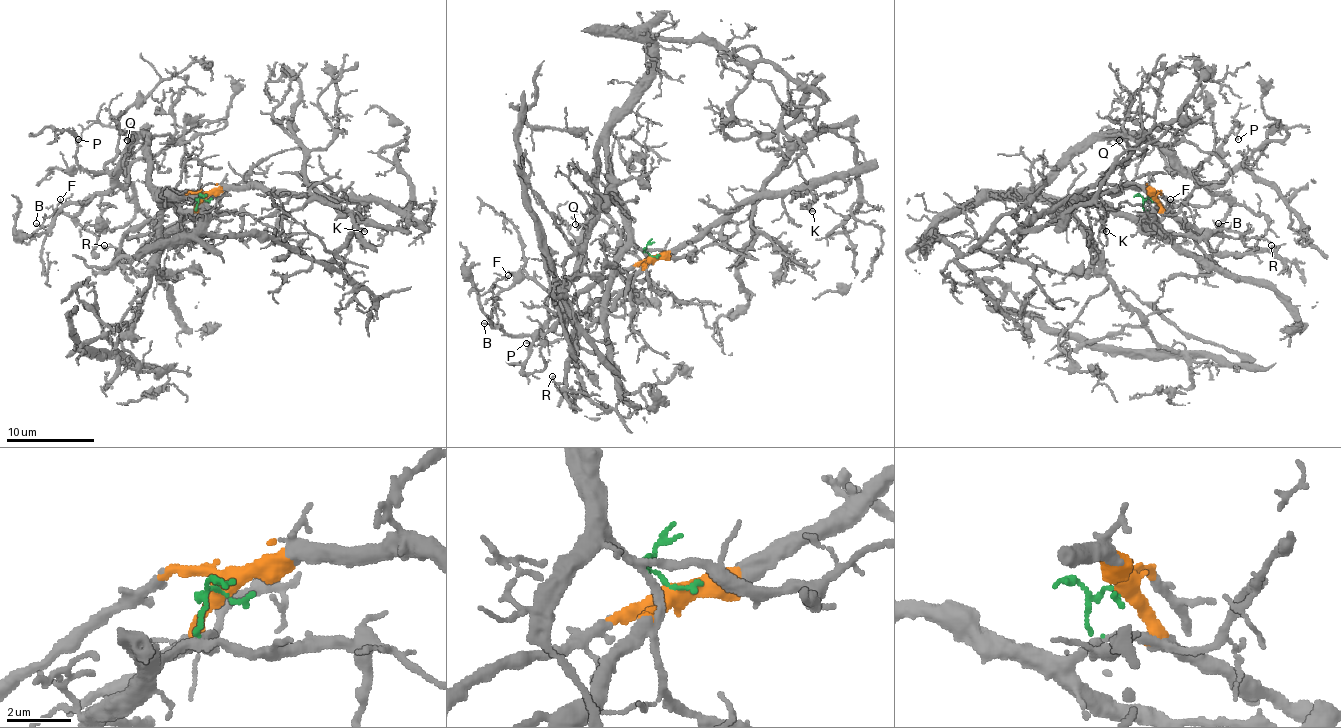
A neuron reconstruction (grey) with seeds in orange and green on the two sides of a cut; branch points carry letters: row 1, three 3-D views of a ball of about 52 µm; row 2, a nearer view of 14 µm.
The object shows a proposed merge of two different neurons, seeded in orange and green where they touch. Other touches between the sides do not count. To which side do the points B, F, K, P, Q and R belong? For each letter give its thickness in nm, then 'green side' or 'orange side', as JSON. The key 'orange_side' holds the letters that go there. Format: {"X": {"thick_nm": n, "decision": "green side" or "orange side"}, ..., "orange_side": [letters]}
{"B": {"thick_nm": 120, "decision": "green side"}, "F": {"thick_nm": 100, "decision": "green side"}, "K": {"thick_nm": 170, "decision": "orange side"}, "P": {"thick_nm": 120, "decision": "green side"}, "Q": {"thick_nm": 90, "decision": "green side"}, "R": {"thick_nm": 240, "decision": "orange side"}, "orange_side": ["K", "R"]}

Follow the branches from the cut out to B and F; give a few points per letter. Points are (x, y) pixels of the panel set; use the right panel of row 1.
B: (1151, 196), (1135, 216), (1053, 201), (1040, 190), (1095, 141), (1153, 139), (1230, 203), (1217, 223)
F: (1151, 196), (1135, 216), (1040, 190), (1095, 141), (1153, 139), (1230, 203), (1217, 232), (1193, 236), (1171, 198)

